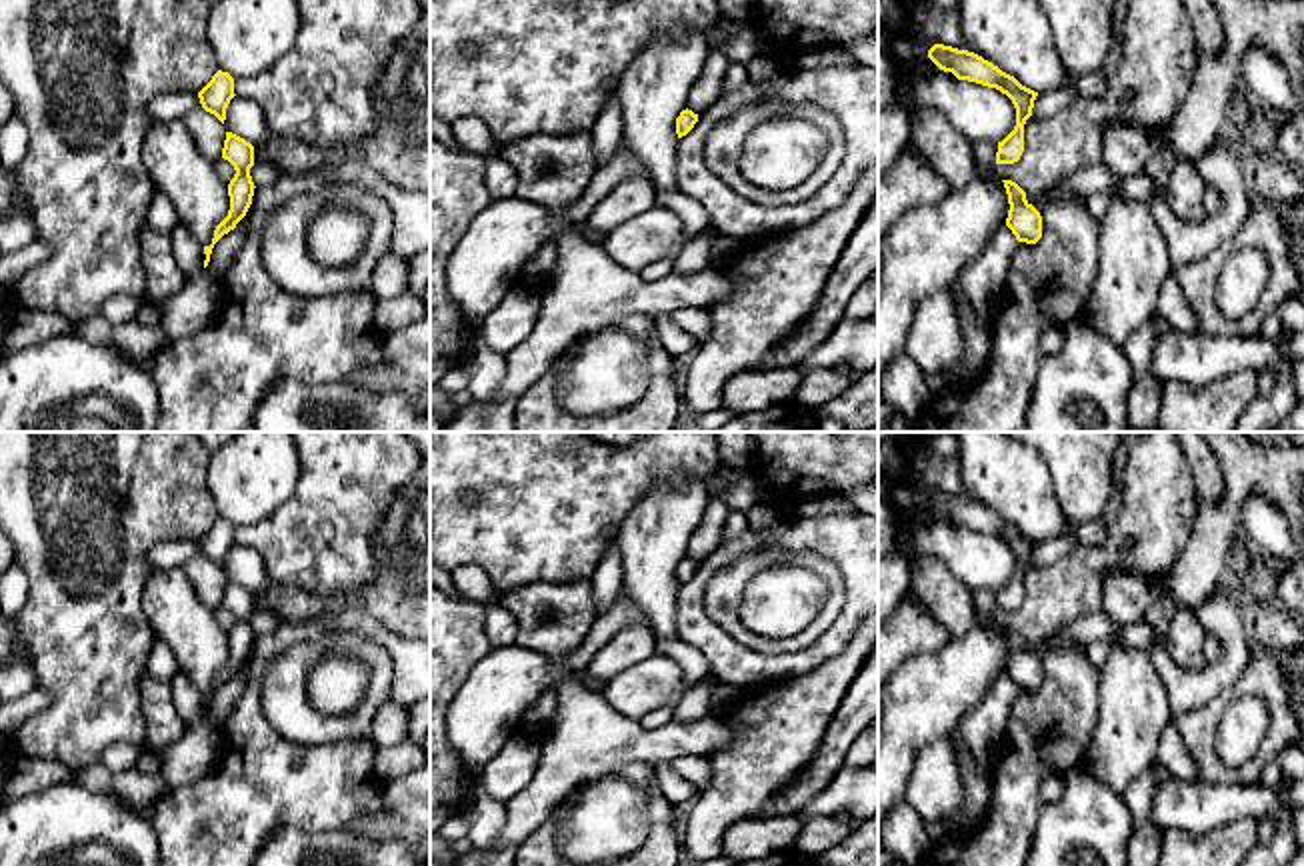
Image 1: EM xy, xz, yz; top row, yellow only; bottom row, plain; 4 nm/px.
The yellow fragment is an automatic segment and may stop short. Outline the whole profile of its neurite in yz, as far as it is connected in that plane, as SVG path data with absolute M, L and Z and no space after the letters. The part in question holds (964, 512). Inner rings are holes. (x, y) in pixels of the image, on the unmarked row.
M934 492L928 498L928 506L940 518L952 520L958 528L996 536L1012 548L1016 556L1016 574L1002 590L998 590L996 612L1018 610L1024 600L1024 572L1032 564L1038 540L1022 534L1014 524L968 498Z

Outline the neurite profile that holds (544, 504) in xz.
M430 432L430 566L452 570L456 566L478 566L498 592L544 582L590 580L608 538L630 508L658 482L708 480L722 466L716 432L648 432L626 448L610 446L590 438L586 432Z

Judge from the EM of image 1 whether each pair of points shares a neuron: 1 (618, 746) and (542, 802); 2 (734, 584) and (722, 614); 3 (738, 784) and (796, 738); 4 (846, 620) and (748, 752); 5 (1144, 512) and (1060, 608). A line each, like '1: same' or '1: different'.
1: same
2: same
3: same
4: different
5: same

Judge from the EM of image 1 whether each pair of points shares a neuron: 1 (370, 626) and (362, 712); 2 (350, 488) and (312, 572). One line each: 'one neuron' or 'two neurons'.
1: two neurons
2: one neuron

